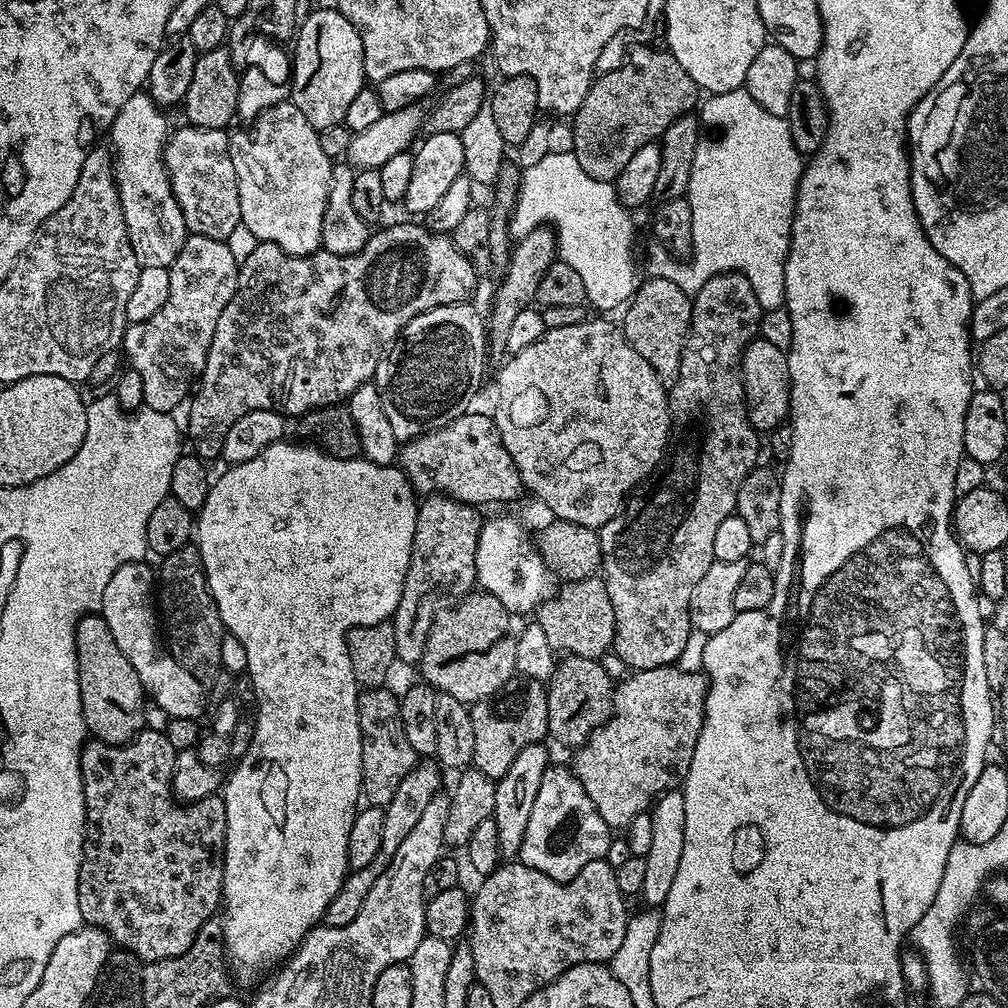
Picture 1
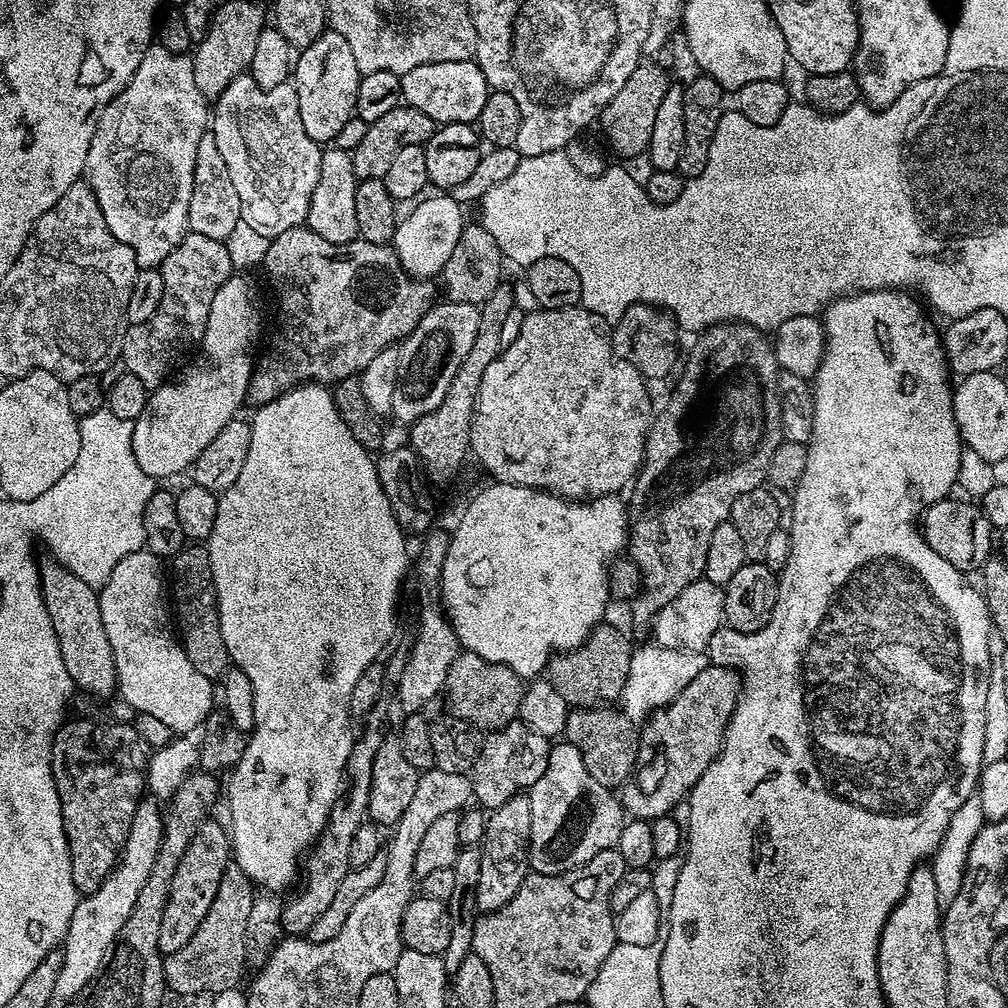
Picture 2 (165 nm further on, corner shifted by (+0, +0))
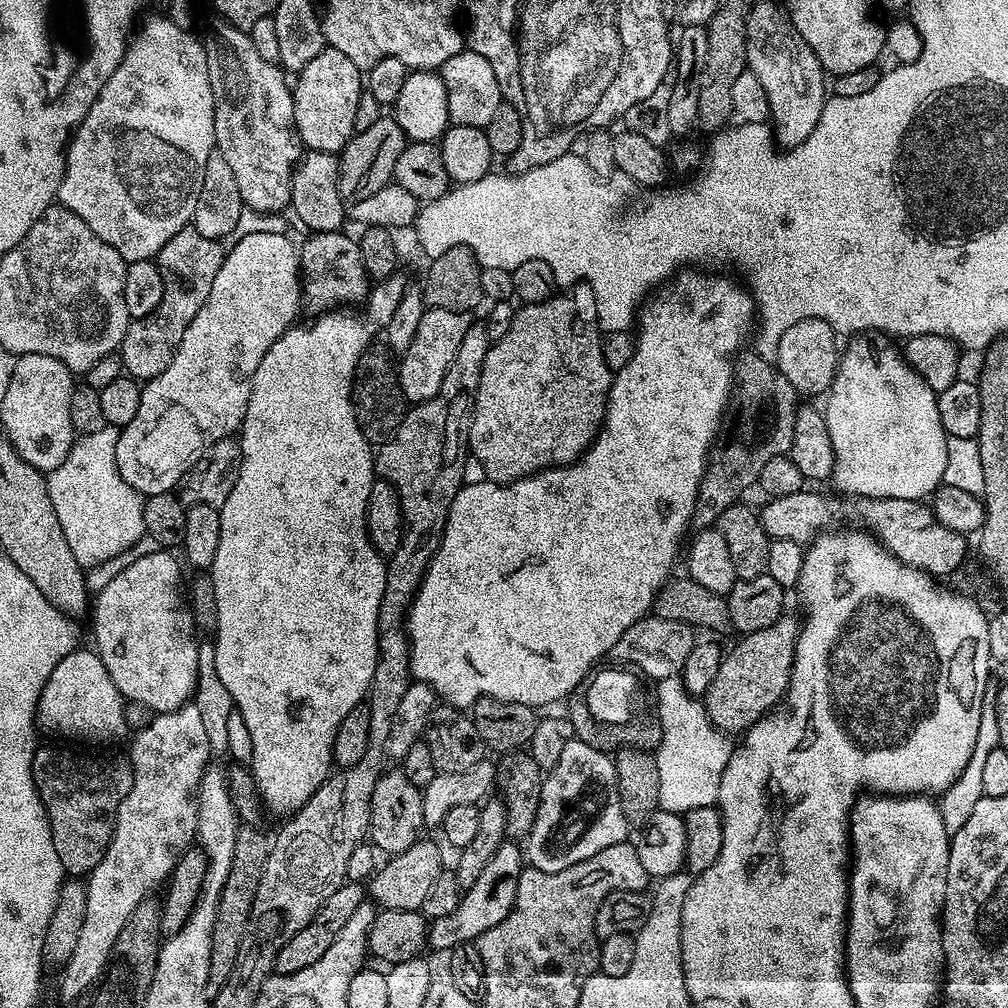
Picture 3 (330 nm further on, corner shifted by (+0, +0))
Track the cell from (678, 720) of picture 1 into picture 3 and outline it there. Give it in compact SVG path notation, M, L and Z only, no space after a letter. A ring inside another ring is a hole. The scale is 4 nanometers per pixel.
M785 614L774 626L747 633L729 652L727 649L723 653L720 665L709 679L713 680L708 684L708 693L702 696L704 710L715 728L725 734L743 733L779 705L788 690L800 625L799 619Z

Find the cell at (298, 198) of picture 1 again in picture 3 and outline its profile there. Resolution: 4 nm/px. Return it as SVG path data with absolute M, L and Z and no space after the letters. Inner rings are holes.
M223 18L217 21L202 36L210 90L214 94L216 148L230 162L245 205L263 214L280 212L292 203L292 169L302 155L294 122L292 88L289 81L284 81L285 73L258 54L245 29L236 28Z

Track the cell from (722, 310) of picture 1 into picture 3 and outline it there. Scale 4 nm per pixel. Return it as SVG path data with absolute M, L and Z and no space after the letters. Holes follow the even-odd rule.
M752 350L735 357L734 387L726 427L712 446L696 499L696 513L692 516L692 524L697 529L713 527L722 510L737 503L743 497L740 495L757 483L766 462L791 453L797 407L798 393L773 361L763 360Z

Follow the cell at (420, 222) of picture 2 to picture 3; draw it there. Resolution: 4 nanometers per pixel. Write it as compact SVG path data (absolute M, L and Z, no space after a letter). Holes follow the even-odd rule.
M397 274L391 276L388 280L381 280L371 289L370 295L367 297L366 305L368 309L365 312L356 312L360 310L329 310L323 314L317 315L313 324L301 323L299 326L287 328L286 331L277 338L274 346L270 346L270 350L266 350L266 354L262 358L262 362L258 362L258 370L254 370L254 378L252 379L252 389L250 390L250 402L246 406L246 414L244 415L244 423L238 429L238 439L240 442L240 476L234 482L234 490L230 490L230 494L226 498L226 502L220 510L220 521L222 522L222 538L218 538L218 554L214 554L214 562L210 569L212 577L212 585L214 586L214 598L216 599L216 627L214 635L216 635L216 676L220 679L222 687L228 691L228 696L233 700L235 711L242 714L242 722L246 722L246 726L250 730L250 739L254 741L253 756L250 763L250 771L253 776L253 781L256 783L256 789L259 792L259 798L263 801L263 807L270 813L285 812L291 814L297 812L302 805L309 800L314 794L314 790L318 790L318 786L328 779L334 768L332 759L332 747L334 746L334 738L338 726L342 722L342 718L346 718L346 714L350 714L350 710L354 710L354 706L358 706L367 697L368 689L372 686L374 678L374 666L378 658L378 610L382 602L382 590L386 590L386 574L388 573L388 565L385 557L374 550L374 546L368 537L366 530L366 522L364 515L366 514L366 502L370 494L370 486L374 479L374 448L368 443L368 439L362 434L362 430L356 421L356 410L352 403L352 386L356 379L356 367L362 358L364 351L377 339L376 332L383 333L387 329L390 318L394 318L394 310L398 307L398 302L402 302L402 294L406 287L406 281L402 278L403 275Z

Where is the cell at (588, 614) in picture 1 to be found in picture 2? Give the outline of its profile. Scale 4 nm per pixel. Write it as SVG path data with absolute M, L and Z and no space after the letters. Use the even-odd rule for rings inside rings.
M601 622L578 647L553 655L548 661L546 676L551 680L554 690L558 690L558 694L562 694L562 698L573 709L608 706L620 700L630 674L633 651L634 644L618 629L611 628L608 622Z

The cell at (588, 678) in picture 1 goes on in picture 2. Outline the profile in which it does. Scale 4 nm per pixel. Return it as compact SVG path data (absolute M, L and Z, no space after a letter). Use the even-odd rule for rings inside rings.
M597 706L594 708L578 708L568 713L568 721L563 730L567 743L578 746L578 754L582 754L582 762L586 762L586 770L602 786L613 790L619 789L628 777L636 771L640 759L640 734L635 724L616 706Z

